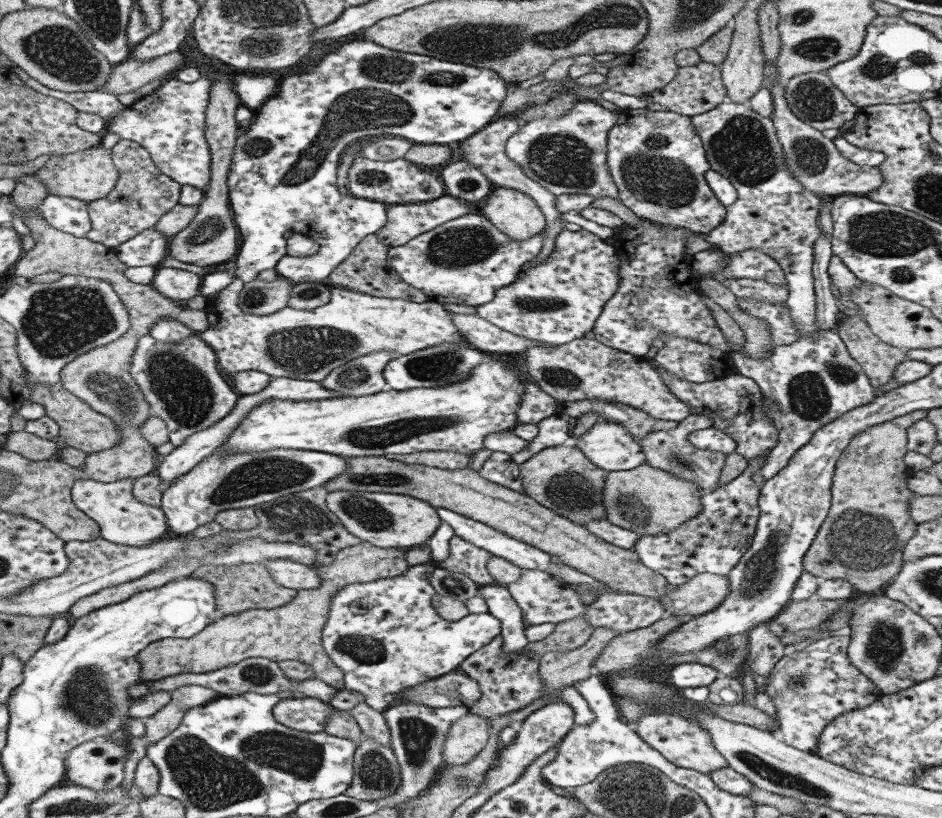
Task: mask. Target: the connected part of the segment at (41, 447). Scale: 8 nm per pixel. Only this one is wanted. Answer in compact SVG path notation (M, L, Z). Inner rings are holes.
M25 429L22 432L11 431L4 448L10 452L17 452L30 461L42 461L51 458L55 445L51 441L42 440Z

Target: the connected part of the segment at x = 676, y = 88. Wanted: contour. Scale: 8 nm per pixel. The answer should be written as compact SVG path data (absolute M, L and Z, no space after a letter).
M700 61L694 66L679 67L676 76L665 86L651 92L647 97L651 102L666 106L670 112L690 118L708 112L726 101L727 90L721 79L721 67Z

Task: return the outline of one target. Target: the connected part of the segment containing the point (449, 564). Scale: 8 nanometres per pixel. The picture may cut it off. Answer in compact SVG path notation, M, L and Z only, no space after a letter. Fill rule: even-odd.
M454 535L450 540L449 555L437 566L465 574L477 585L494 585L496 582L487 569L488 561L492 557L491 552Z

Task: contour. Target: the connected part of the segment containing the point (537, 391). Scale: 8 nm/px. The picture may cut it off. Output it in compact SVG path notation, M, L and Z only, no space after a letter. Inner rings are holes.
M521 376L524 384L524 395L520 399L520 408L517 410L517 424L538 424L549 416L564 410L562 402L543 392L530 378Z

